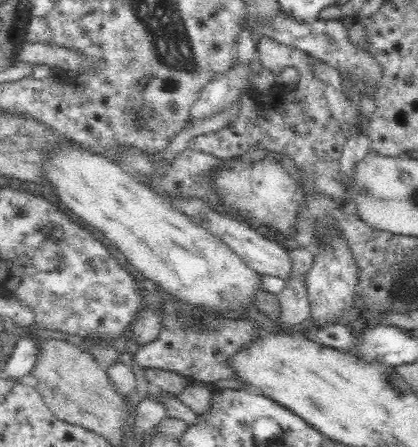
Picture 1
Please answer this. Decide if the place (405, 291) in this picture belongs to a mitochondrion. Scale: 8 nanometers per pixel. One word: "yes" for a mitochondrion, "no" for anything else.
yes

